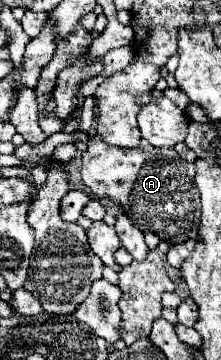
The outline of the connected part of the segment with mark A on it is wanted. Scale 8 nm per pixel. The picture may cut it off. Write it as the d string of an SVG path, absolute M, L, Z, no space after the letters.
M92 136L88 142L88 150L82 154L82 182L92 190L98 198L108 198L114 202L120 212L128 214L132 224L140 228L144 234L154 232L160 240L166 240L170 244L180 244L188 238L198 236L198 224L200 224L200 194L194 184L194 164L182 160L174 148L154 148L146 140L140 142L136 148L118 148L108 146L98 136Z

